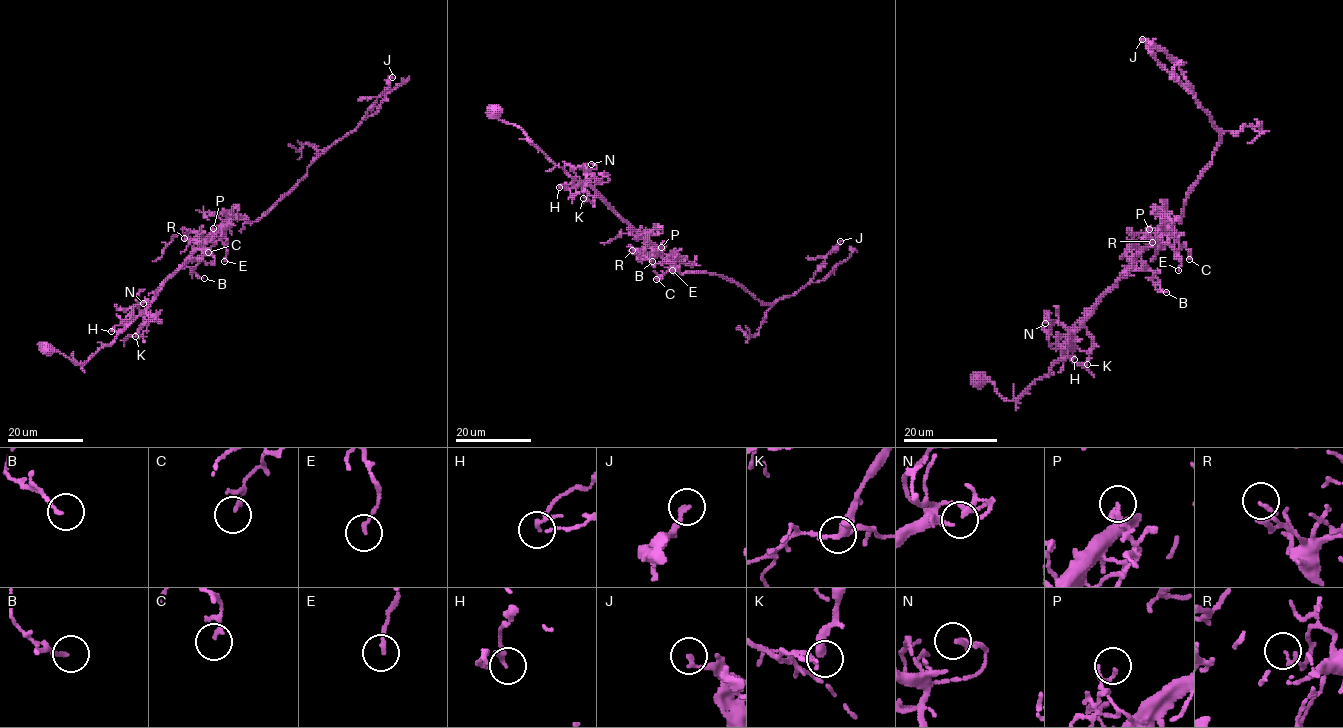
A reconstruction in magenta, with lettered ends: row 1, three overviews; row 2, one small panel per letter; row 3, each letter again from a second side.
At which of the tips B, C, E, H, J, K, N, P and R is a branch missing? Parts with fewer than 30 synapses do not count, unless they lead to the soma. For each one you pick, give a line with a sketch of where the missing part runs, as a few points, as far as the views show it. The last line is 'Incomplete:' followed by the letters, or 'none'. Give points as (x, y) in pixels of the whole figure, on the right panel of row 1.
Incomplete: none

